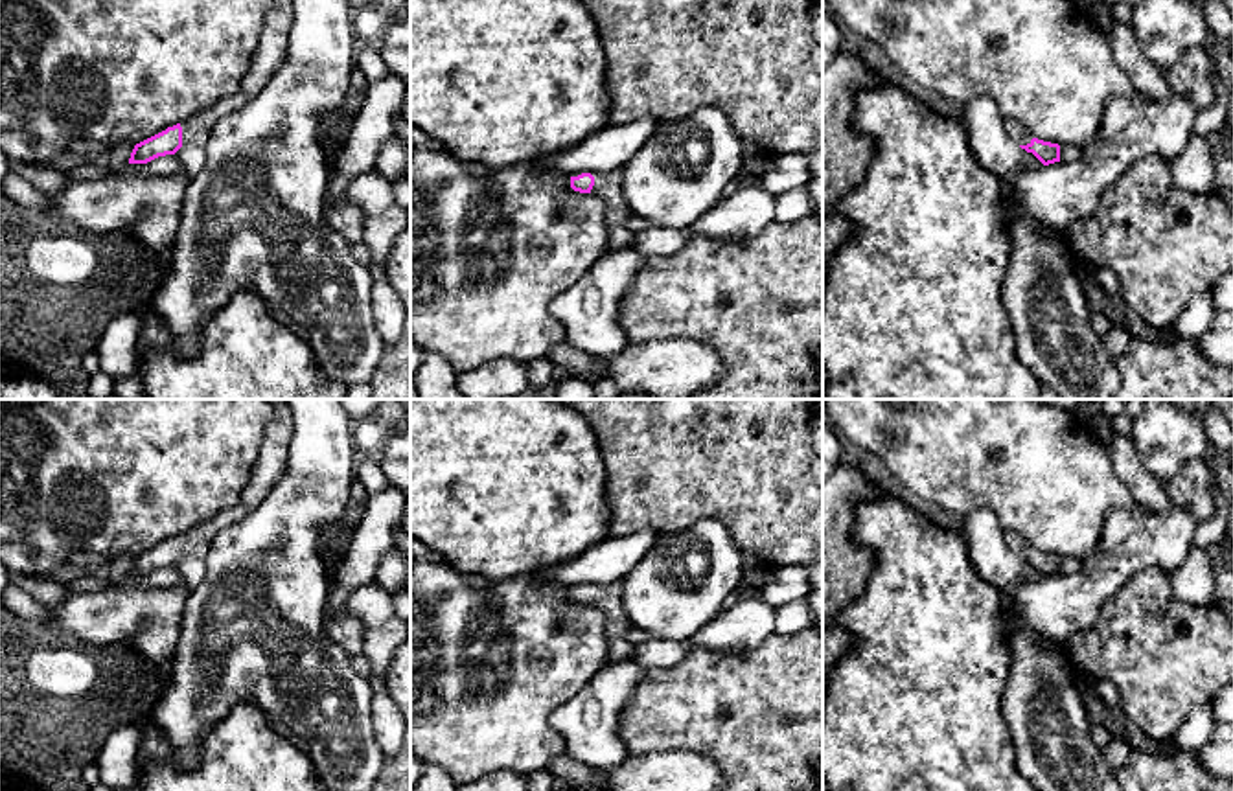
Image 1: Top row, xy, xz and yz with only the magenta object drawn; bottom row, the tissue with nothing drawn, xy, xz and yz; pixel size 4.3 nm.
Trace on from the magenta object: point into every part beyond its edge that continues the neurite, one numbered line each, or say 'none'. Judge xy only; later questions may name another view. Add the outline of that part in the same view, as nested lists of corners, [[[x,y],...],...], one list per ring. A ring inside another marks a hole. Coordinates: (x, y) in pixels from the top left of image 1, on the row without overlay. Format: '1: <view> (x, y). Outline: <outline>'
1: xy (271, 462). Outline: [[[267,399],[276,408],[276,419],[269,423],[263,434],[261,451],[256,458],[252,476],[239,499],[228,510],[219,511],[213,519],[182,533],[182,556],[206,557],[213,537],[226,526],[248,515],[269,495],[287,467],[287,453],[293,436],[291,412],[285,399]]]

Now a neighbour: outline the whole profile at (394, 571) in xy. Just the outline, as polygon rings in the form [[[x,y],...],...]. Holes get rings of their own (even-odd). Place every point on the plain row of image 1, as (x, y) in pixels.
[[[403,524],[396,530],[396,546],[388,550],[377,568],[375,583],[392,596],[410,581],[410,537],[403,532]]]

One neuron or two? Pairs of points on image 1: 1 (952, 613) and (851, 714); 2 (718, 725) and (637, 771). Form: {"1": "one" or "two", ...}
{"1": "one", "2": "two"}

